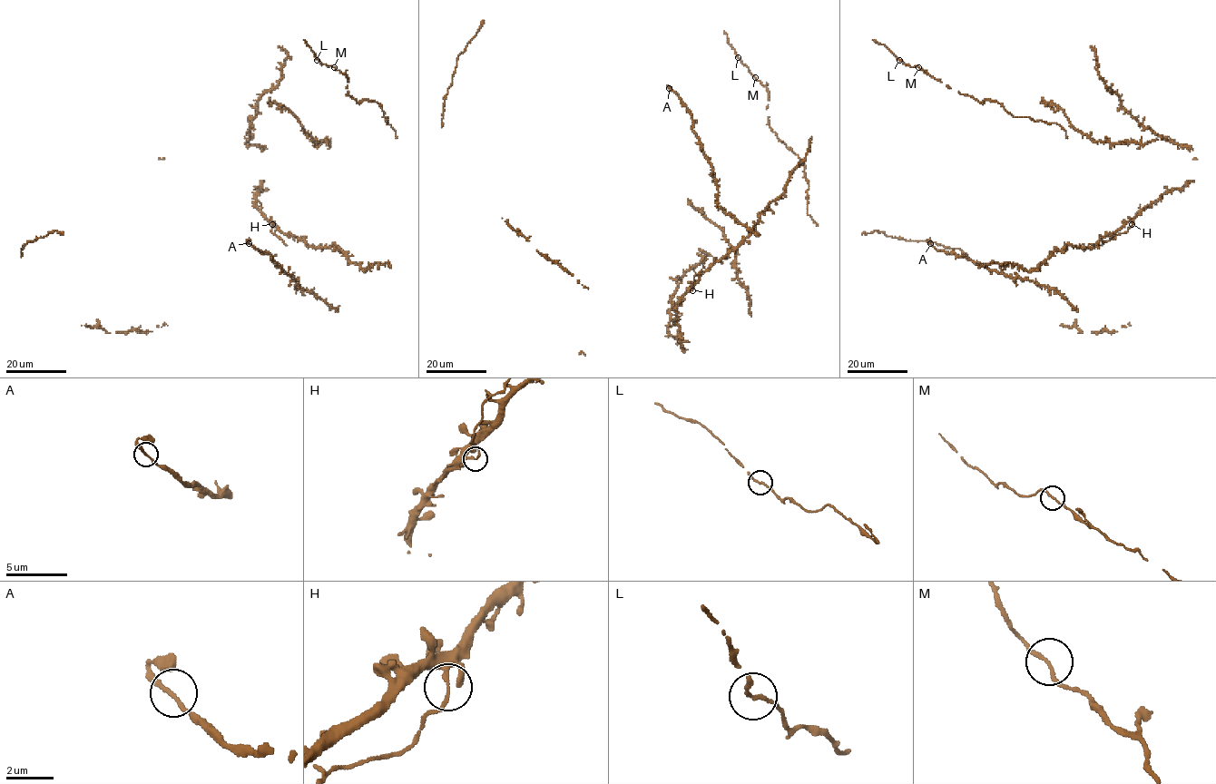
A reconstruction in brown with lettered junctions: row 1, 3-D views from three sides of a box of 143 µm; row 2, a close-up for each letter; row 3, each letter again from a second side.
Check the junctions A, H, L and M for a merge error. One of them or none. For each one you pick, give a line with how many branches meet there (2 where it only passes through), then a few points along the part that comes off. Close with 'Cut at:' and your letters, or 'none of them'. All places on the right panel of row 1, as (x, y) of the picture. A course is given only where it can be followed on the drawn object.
H: 2 | (1132, 223), (1126, 232), (1099, 245)
Cut at: H

